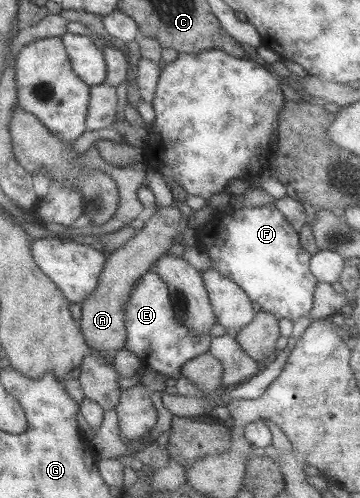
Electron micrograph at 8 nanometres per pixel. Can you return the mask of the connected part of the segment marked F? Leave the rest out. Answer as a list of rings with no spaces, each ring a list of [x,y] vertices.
[[[274,204],[229,212],[215,210],[213,218],[196,231],[196,246],[213,262],[211,269],[238,284],[263,311],[293,322],[311,314],[318,283],[309,269],[312,255],[301,247],[299,233]]]

